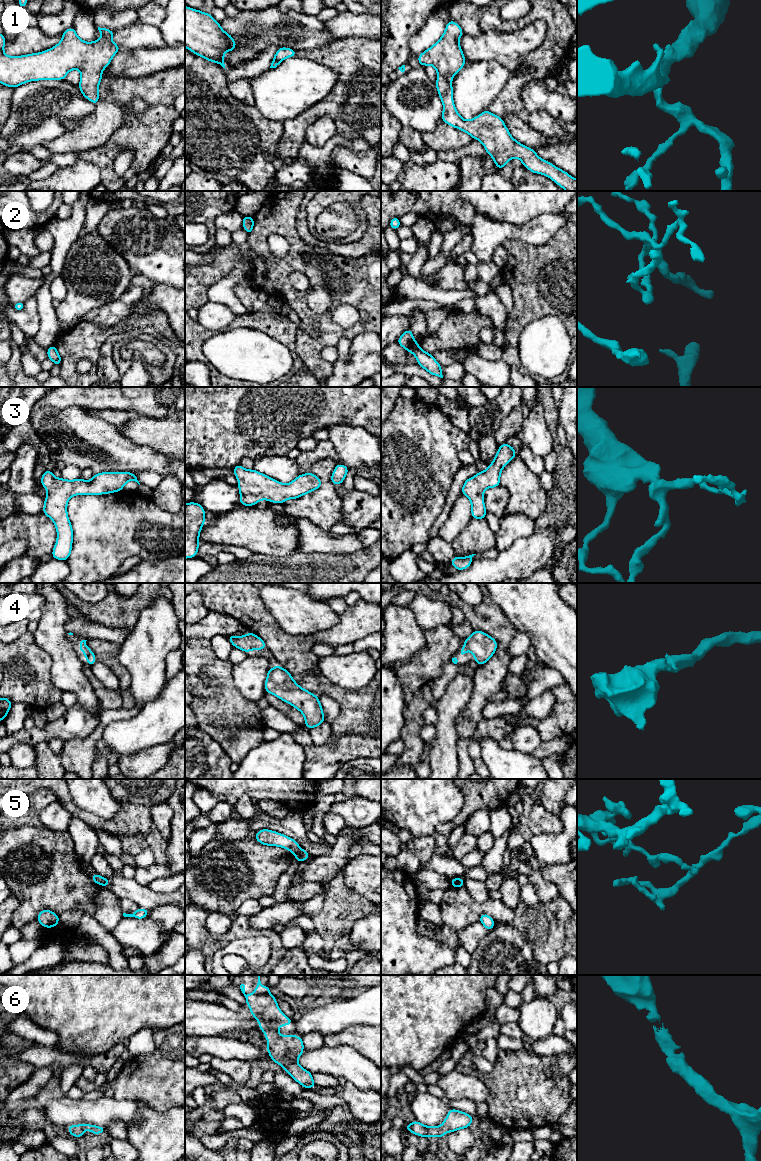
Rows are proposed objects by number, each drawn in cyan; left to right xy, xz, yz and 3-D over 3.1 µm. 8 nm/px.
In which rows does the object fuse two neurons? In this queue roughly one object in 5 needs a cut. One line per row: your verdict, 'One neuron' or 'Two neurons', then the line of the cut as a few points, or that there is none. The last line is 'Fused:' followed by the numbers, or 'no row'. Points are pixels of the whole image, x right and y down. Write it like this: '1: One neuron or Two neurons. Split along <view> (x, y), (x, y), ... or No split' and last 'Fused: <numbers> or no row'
1: One neuron. No split
2: One neuron. No split
3: One neuron. No split
4: One neuron. No split
5: Two neurons. Split along xz (300, 848), (294, 854)
6: One neuron. No split
Fused: 5

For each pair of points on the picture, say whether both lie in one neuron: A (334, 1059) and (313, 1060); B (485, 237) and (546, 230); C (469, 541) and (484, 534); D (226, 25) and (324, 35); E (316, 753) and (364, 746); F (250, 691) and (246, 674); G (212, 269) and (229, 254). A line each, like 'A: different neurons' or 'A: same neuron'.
A: same neuron
B: same neuron
C: same neuron
D: same neuron
E: same neuron
F: same neuron
G: same neuron

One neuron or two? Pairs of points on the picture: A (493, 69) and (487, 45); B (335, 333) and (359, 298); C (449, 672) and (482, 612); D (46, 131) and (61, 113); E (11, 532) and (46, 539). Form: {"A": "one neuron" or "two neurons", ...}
{"A": "two neurons", "B": "one neuron", "C": "two neurons", "D": "one neuron", "E": "one neuron"}

